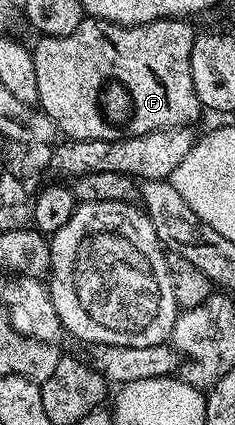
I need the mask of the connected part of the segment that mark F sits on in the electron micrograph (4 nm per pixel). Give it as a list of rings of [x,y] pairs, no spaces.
[[[85,18],[74,34],[40,36],[32,48],[40,110],[56,123],[65,137],[74,140],[117,140],[145,136],[163,128],[195,125],[202,105],[190,74],[190,54],[198,32],[188,24],[191,23],[184,18],[169,18],[127,28],[105,20]]]

